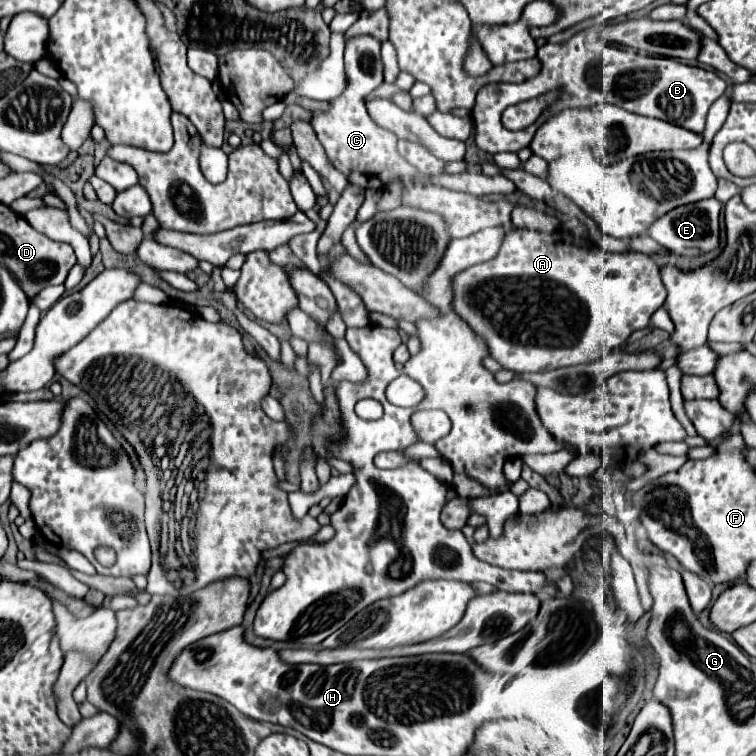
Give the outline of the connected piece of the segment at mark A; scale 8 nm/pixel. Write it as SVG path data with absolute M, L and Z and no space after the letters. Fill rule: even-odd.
M511 227L493 259L473 265L453 277L453 311L485 343L489 357L497 361L495 363L493 359L485 357L485 369L491 373L499 371L501 367L515 373L533 373L589 363L625 343L633 331L649 325L651 315L665 303L667 297L659 277L659 267L653 257L637 251L607 253L593 241L576 241L582 239L585 238L567 231L543 233L525 227Z

